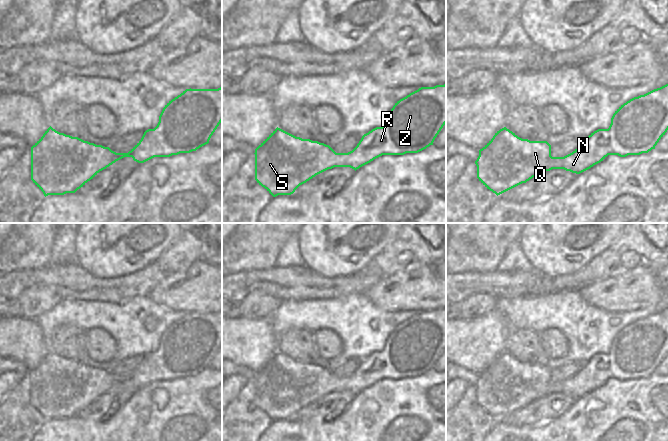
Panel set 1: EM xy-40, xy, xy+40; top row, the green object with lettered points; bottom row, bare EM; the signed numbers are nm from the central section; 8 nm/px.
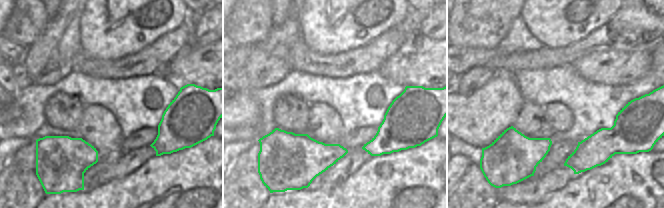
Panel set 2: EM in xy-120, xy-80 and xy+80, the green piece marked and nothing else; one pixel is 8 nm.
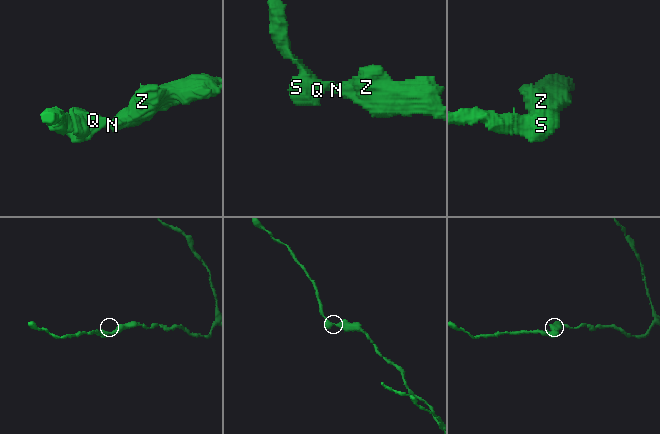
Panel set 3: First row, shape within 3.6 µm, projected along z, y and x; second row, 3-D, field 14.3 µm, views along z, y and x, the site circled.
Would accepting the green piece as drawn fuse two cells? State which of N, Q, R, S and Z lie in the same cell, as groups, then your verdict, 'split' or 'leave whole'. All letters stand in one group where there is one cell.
N Q R S Z | leave whole

